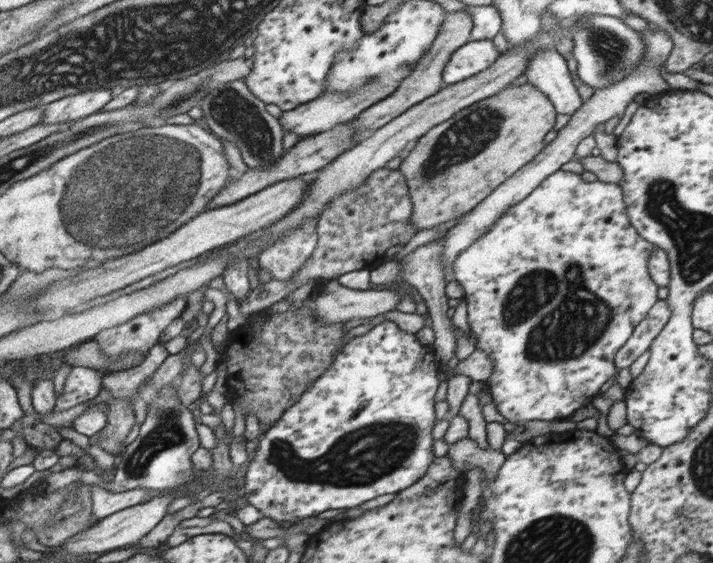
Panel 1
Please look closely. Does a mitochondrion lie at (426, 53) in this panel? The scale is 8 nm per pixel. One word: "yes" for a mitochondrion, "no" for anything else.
no

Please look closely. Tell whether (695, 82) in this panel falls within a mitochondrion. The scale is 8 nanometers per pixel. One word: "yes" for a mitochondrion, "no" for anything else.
no

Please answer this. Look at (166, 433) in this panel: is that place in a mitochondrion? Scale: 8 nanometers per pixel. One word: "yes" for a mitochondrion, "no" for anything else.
yes

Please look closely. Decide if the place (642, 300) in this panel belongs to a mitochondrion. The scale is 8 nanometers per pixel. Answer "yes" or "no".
no

